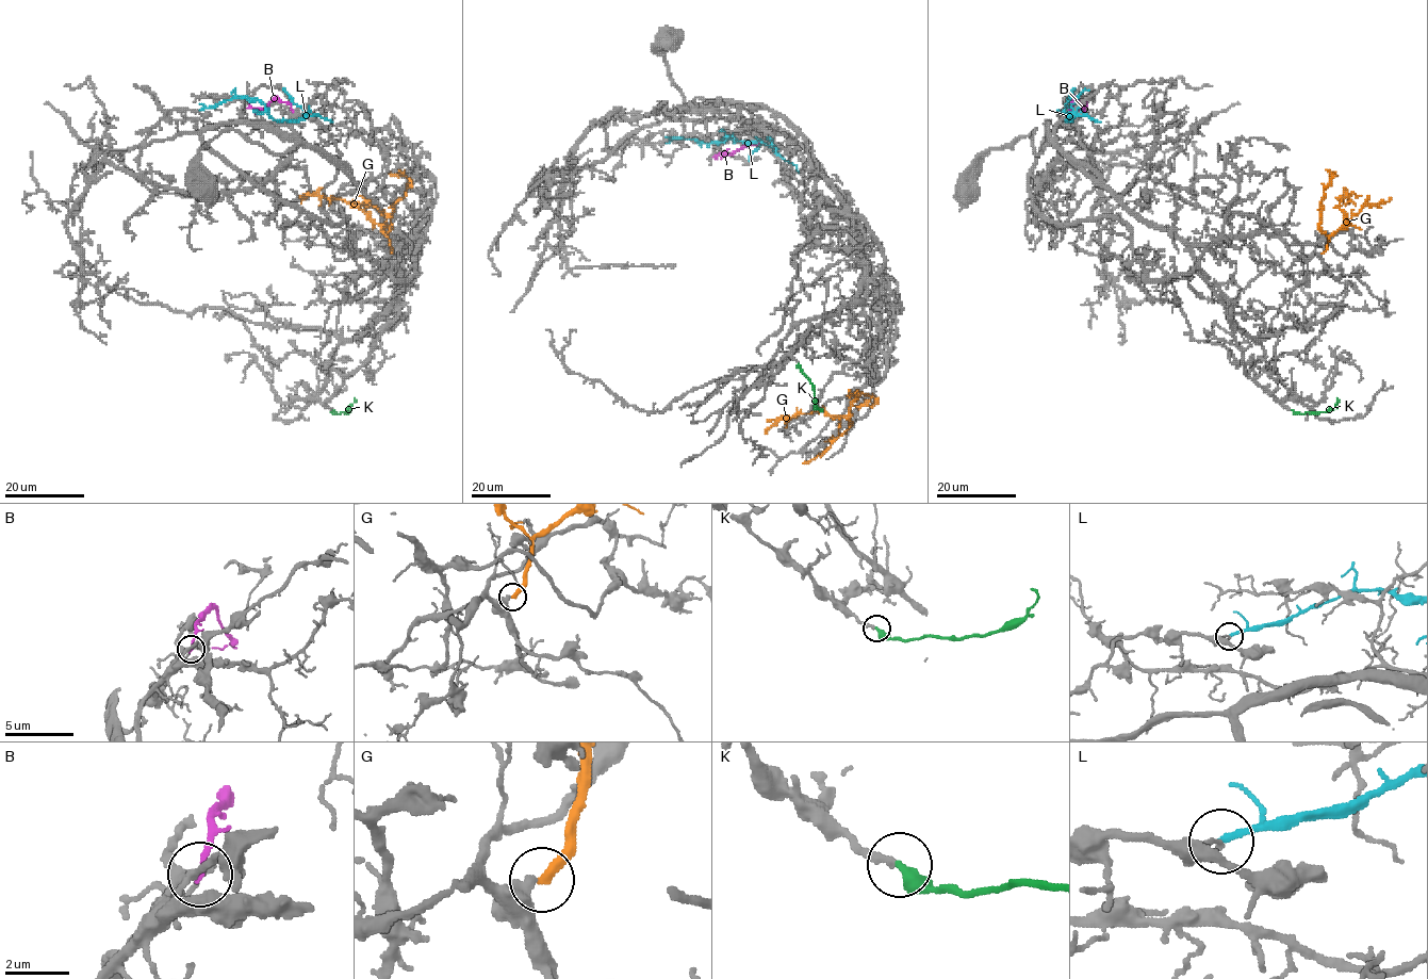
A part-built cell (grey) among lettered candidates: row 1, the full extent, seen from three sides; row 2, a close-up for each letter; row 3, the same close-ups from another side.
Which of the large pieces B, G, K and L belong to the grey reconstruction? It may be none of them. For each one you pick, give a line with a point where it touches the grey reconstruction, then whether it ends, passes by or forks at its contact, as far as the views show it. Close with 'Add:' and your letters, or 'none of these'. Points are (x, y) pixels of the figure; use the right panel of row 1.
K: Touches grey at (1292, 410). It ends there
Add: K

